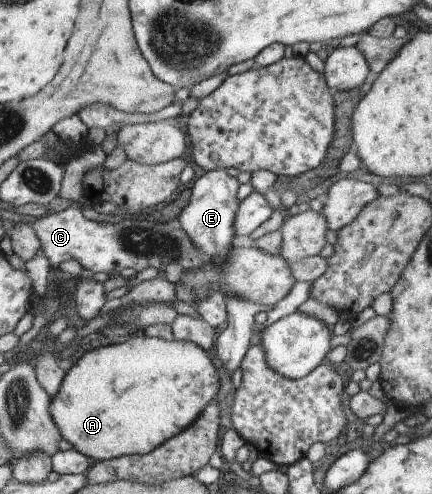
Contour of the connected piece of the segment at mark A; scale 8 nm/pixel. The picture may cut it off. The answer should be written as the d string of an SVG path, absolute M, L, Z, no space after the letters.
M133 333L133 335L129 335L128 339L122 343L102 346L85 352L76 363L64 373L55 395L52 398L50 397L48 412L54 421L57 431L59 431L61 439L65 439L75 451L82 453L86 458L91 457L93 461L101 461L119 456L149 453L165 440L181 433L186 427L189 427L189 425L197 419L201 410L214 399L217 389L219 389L217 371L215 371L215 367L213 367L213 363L211 363L211 359L207 357L206 352L197 344L183 340L150 338L140 333Z

